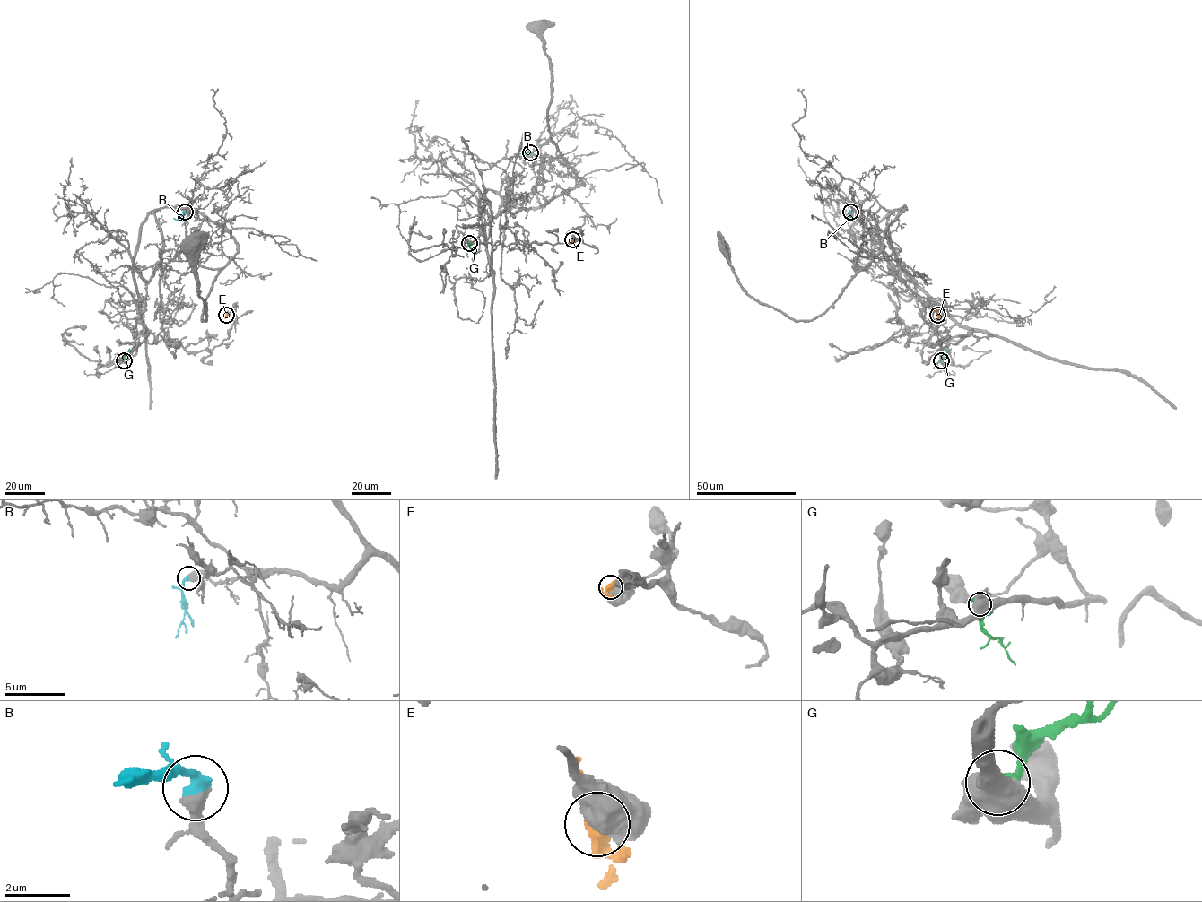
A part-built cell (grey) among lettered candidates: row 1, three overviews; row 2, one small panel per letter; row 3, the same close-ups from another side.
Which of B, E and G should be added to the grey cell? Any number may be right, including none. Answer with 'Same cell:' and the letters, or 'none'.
Same cell: B

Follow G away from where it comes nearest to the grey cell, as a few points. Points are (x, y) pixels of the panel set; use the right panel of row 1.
G: (941, 360), (951, 348)

